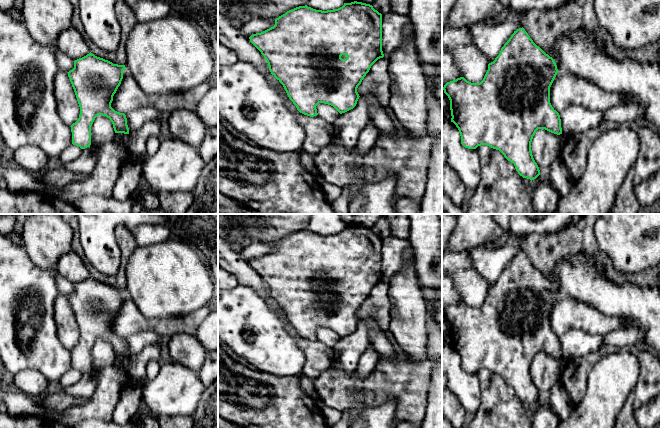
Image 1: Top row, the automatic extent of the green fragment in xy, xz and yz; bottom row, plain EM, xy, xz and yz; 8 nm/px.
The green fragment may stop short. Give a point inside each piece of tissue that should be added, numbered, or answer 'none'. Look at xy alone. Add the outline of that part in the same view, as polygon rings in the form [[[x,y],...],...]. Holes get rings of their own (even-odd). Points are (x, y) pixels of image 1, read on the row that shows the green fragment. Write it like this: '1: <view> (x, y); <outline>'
none

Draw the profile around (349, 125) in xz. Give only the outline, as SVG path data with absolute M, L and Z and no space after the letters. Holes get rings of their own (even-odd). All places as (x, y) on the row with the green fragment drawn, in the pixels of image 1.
M373 93L362 95L353 109L340 114L334 122L334 135L346 149L356 147L361 132L371 119L369 113L371 104L380 105L377 96Z

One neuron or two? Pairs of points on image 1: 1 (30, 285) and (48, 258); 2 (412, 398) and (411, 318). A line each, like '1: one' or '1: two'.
1: two
2: two

